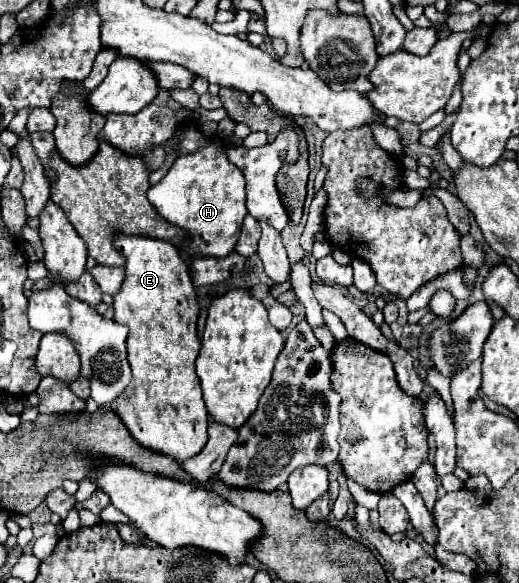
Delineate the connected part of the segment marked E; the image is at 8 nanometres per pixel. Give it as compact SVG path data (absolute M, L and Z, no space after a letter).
M116 234L112 246L126 258L124 272L126 278L120 286L120 290L114 294L114 320L118 324L124 324L130 328L126 350L128 350L128 362L132 366L132 382L124 390L116 402L112 402L112 410L120 414L122 422L128 426L130 434L146 448L154 452L162 452L166 456L176 458L178 462L188 460L204 448L208 434L208 412L202 400L200 382L196 376L196 358L200 350L200 340L196 336L196 320L198 320L198 302L192 278L188 274L188 262L176 250L174 244L148 238L148 236L128 236L128 234Z

